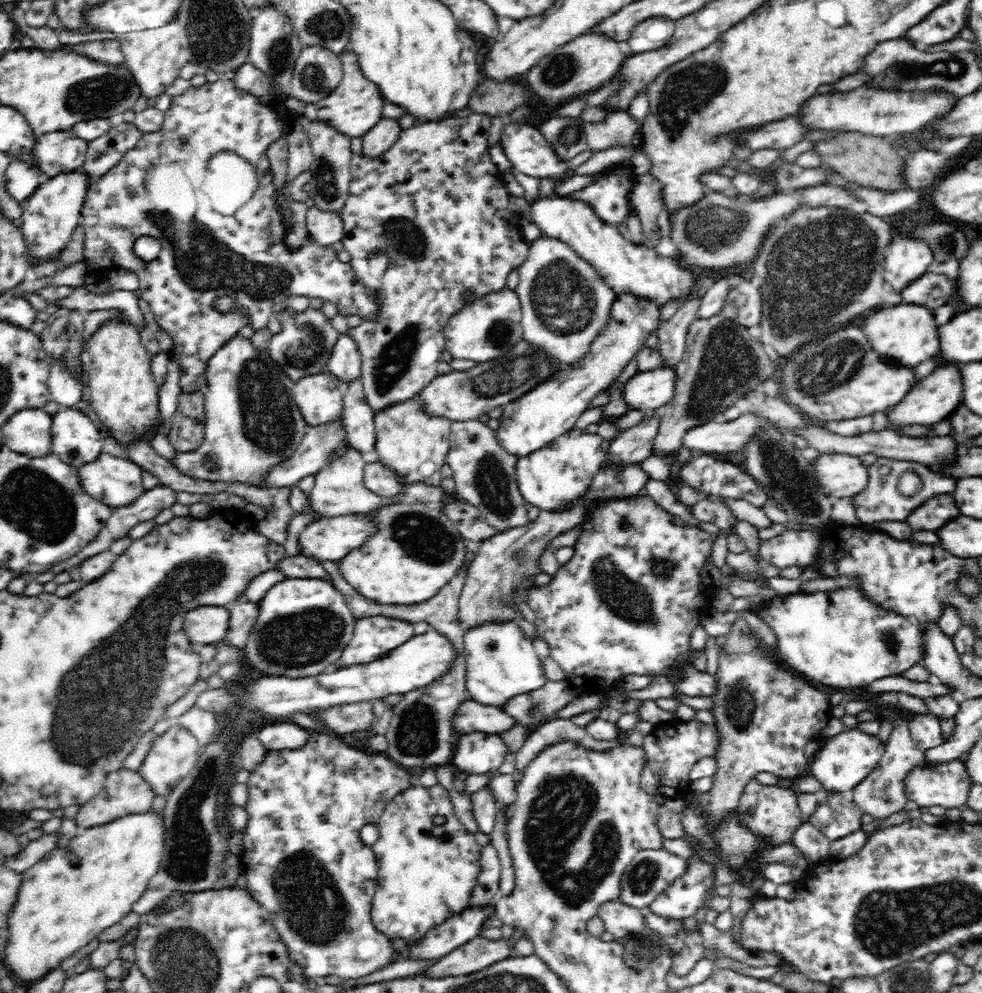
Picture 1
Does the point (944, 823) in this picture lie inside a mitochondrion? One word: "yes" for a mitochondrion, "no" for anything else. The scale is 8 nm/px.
no

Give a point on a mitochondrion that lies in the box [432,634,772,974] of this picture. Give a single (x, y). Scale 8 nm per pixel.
(562, 812)

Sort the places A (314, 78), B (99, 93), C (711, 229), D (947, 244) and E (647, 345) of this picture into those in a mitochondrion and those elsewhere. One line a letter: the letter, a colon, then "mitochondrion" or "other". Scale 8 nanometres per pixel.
A: mitochondrion
B: mitochondrion
C: mitochondrion
D: mitochondrion
E: other

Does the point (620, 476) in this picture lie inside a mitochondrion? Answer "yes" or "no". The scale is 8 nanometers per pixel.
yes

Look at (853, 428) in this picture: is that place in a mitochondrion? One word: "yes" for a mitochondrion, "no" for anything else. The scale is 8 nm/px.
no

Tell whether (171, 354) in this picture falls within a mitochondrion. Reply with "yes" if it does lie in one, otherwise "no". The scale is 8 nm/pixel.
no

